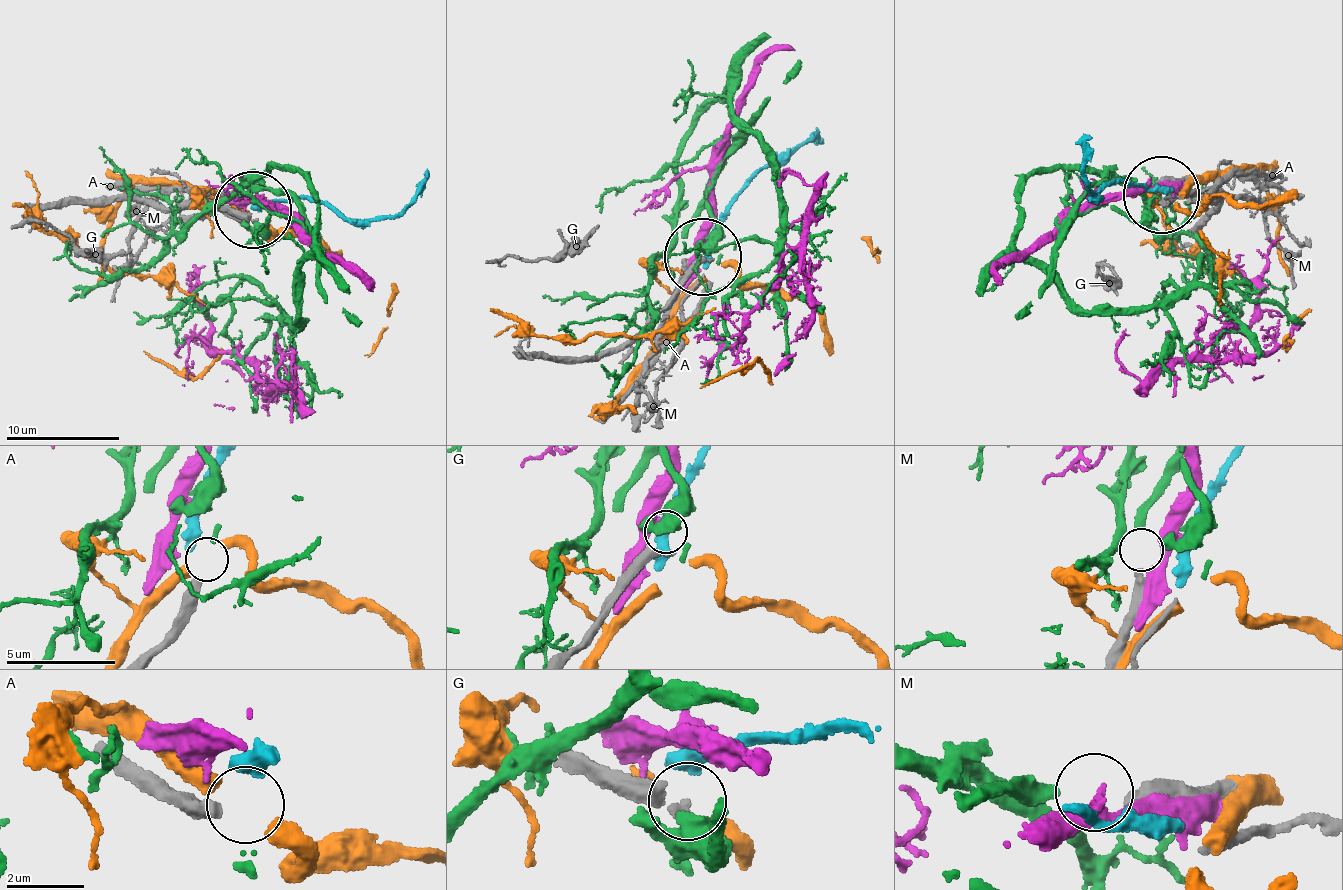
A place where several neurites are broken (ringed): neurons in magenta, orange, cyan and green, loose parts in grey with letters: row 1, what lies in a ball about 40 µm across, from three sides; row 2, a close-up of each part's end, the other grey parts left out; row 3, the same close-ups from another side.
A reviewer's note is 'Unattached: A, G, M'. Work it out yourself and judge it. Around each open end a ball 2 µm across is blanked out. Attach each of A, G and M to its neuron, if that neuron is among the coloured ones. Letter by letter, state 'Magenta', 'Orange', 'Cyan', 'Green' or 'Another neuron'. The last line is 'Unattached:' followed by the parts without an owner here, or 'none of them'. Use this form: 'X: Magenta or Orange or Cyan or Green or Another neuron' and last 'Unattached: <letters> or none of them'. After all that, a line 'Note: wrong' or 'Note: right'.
A: Another neuron
G: Another neuron
M: Green
Unattached: A, G
Note: wrong

